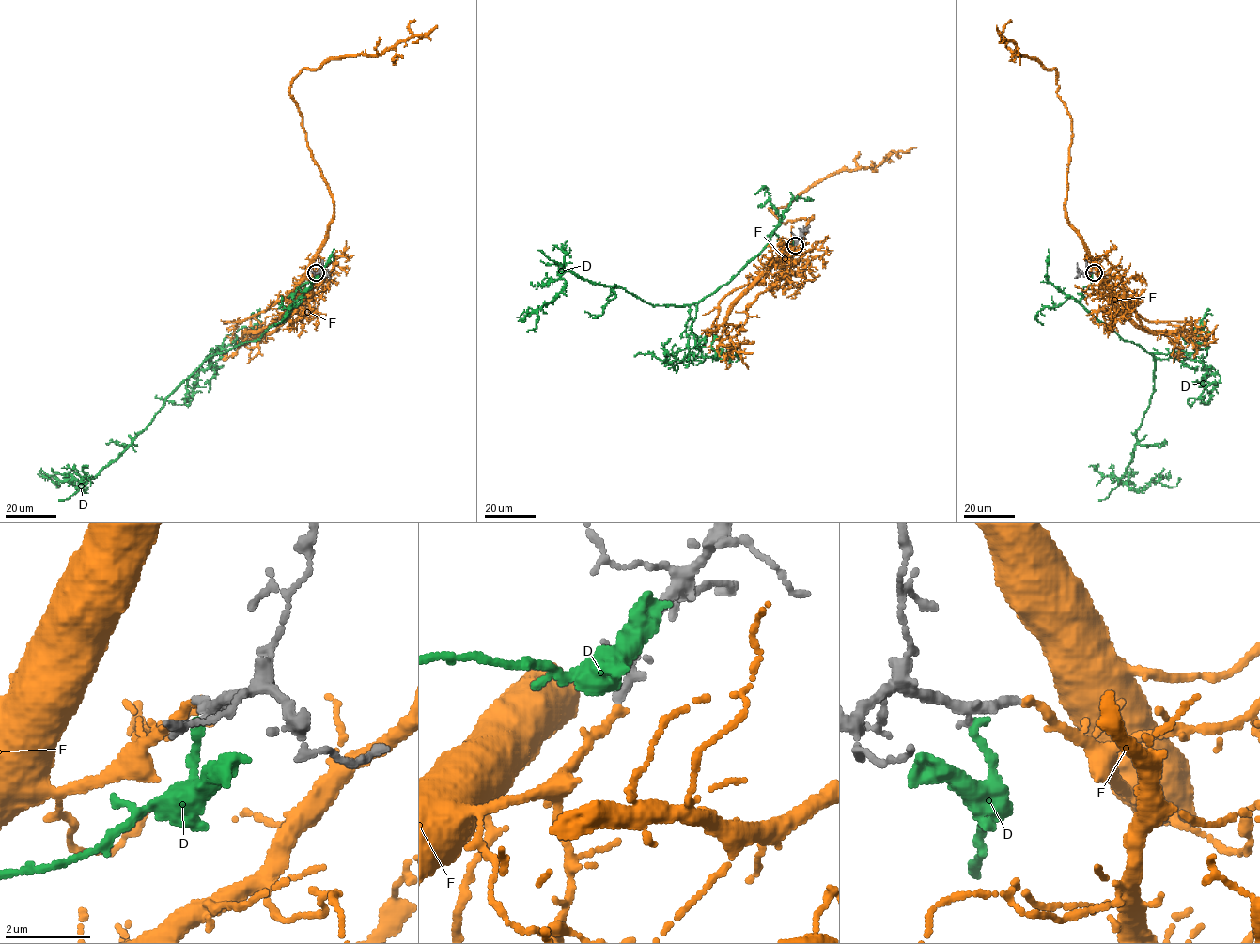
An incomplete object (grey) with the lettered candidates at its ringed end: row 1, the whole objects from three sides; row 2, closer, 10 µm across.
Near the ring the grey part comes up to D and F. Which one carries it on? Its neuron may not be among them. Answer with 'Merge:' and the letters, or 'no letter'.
Merge: F

